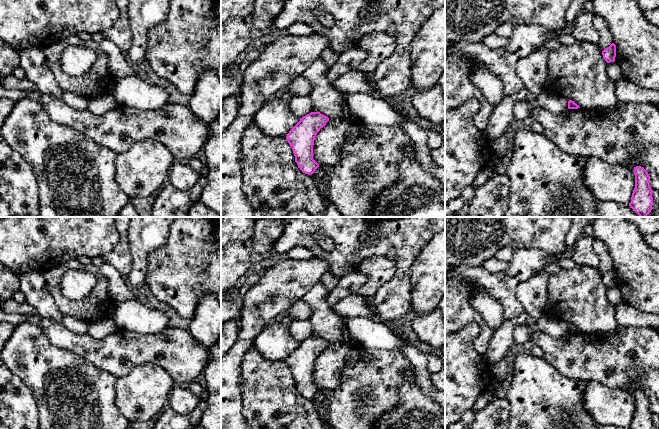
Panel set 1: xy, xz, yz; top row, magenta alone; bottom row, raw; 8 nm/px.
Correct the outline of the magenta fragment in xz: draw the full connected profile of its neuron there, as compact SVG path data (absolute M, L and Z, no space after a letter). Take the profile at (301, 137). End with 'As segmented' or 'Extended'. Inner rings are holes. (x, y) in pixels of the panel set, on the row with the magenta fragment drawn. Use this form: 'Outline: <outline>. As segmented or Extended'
Outline: M311 112L300 118L286 136L292 147L295 162L305 174L312 175L319 167L313 159L313 145L317 133L328 121L329 118L320 112Z. As segmented

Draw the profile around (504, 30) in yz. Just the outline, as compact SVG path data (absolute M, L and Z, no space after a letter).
M505 22L505 23L501 23L497 27L495 33L503 38L509 38L512 34L513 29L514 29L513 24Z

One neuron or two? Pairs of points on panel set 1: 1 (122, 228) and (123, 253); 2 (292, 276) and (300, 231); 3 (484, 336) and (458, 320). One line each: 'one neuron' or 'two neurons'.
1: one neuron
2: two neurons
3: one neuron

